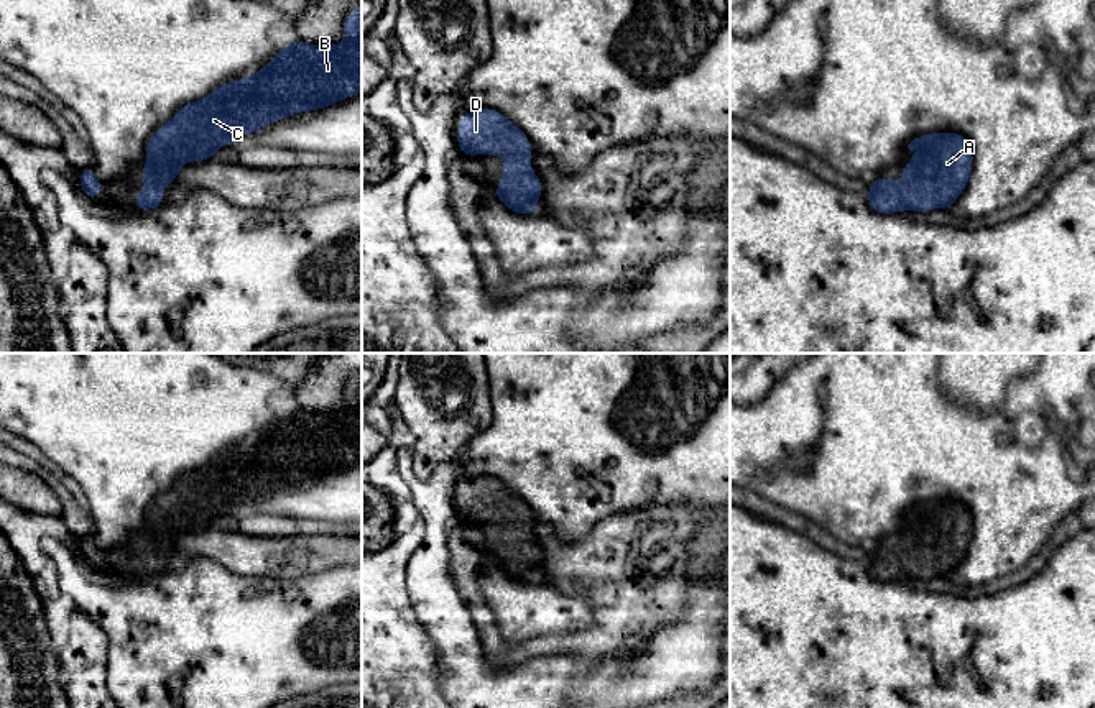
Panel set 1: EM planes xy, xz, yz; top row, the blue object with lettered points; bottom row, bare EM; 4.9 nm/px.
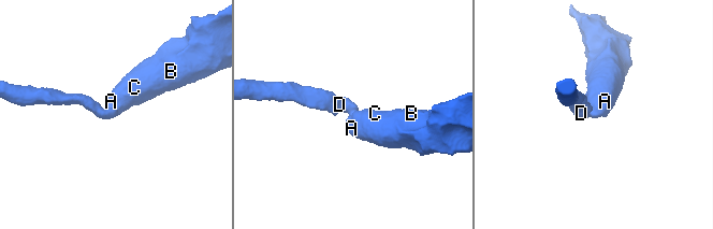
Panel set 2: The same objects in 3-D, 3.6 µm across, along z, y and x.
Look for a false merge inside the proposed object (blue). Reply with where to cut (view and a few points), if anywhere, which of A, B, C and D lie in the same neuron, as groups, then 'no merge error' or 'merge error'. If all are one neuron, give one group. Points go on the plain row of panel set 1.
cut none; groups A B C D; no merge error

